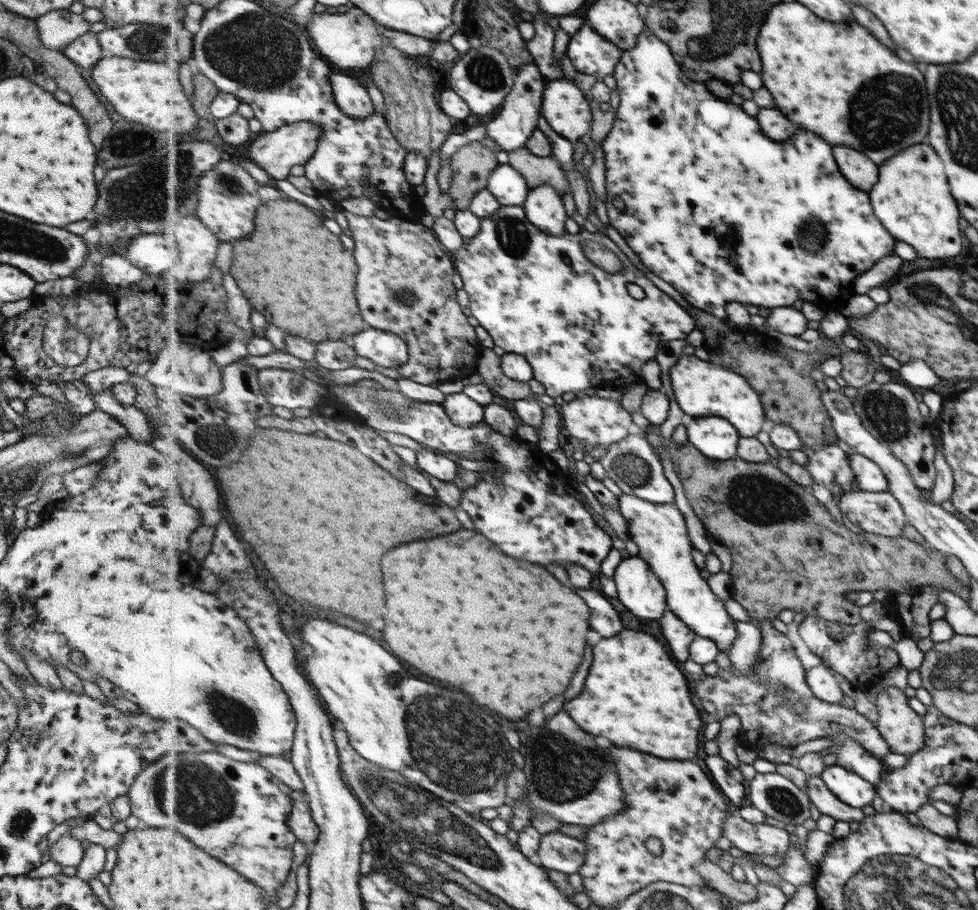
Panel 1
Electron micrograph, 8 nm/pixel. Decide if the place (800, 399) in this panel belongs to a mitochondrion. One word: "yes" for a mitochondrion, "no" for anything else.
yes

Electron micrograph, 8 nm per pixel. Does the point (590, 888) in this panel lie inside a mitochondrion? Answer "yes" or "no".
no

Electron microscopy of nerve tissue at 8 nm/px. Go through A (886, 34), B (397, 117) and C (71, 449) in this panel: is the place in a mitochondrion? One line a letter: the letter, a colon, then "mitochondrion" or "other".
A: other
B: other
C: mitochondrion

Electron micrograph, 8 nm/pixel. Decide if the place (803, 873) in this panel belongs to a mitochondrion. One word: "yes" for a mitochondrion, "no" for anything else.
no

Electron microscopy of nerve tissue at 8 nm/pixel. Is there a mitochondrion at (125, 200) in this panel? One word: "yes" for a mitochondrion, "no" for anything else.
yes

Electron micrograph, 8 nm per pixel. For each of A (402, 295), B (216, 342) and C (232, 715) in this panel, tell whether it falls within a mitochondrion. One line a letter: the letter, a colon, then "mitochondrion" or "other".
A: mitochondrion
B: other
C: mitochondrion

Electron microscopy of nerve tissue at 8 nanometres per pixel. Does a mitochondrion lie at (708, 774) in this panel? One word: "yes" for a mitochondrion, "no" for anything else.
no

